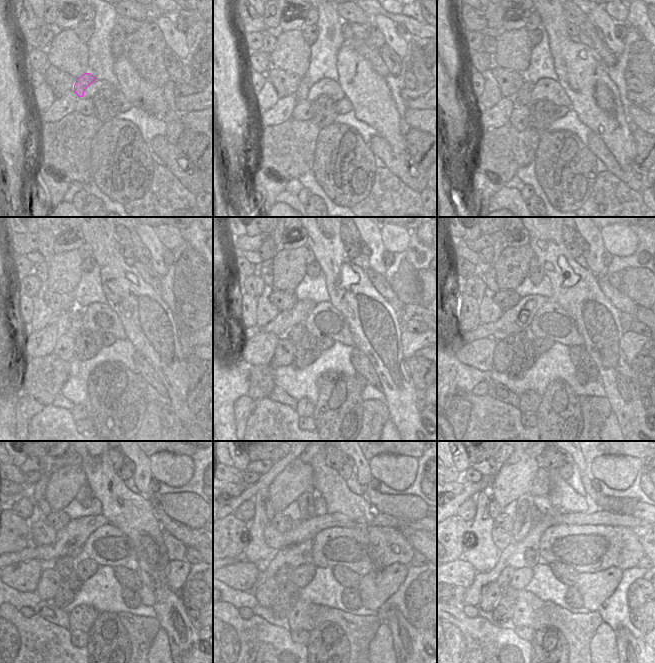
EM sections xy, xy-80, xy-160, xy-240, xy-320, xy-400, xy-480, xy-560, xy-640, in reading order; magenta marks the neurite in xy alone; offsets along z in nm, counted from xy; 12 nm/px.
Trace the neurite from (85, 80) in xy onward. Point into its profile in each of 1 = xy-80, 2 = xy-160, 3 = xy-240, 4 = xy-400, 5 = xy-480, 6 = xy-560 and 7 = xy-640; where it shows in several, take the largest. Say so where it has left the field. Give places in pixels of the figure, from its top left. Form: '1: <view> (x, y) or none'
1: xy-80 (301, 94)
2: xy-160 (522, 98)
3: xy-240 (71, 324)
4: xy-400 (516, 340)
5: xy-480 (64, 566)
6: xy-560 (282, 575)
7: xy-640 (503, 580)

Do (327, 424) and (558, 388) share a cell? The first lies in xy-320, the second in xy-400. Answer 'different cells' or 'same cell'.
same cell

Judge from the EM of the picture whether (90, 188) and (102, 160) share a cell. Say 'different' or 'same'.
different

